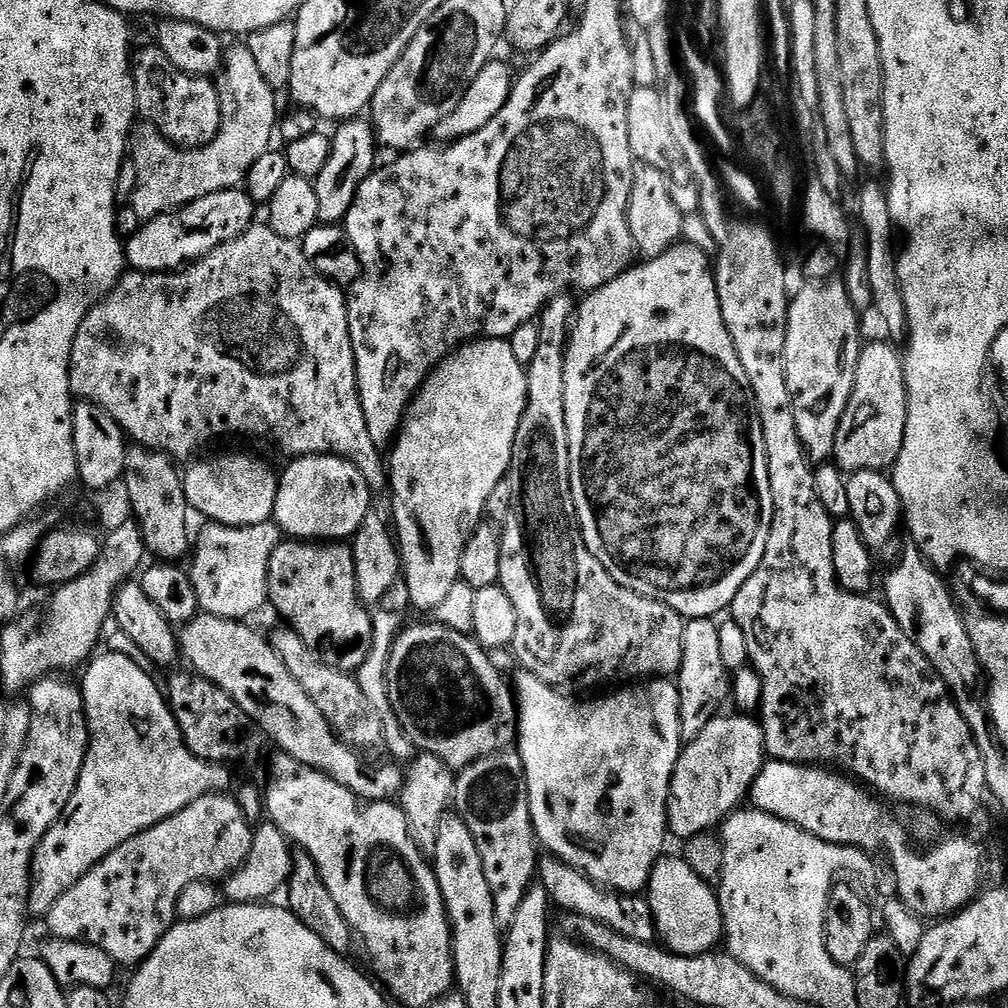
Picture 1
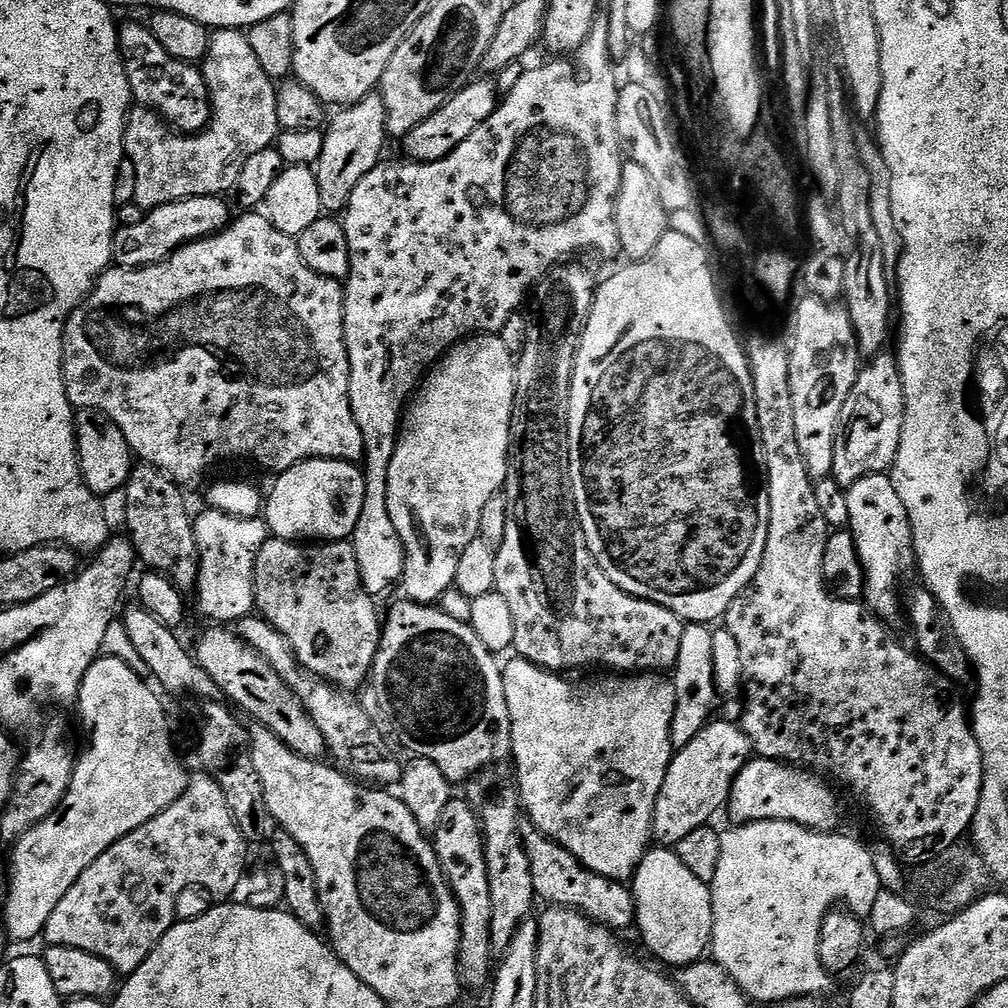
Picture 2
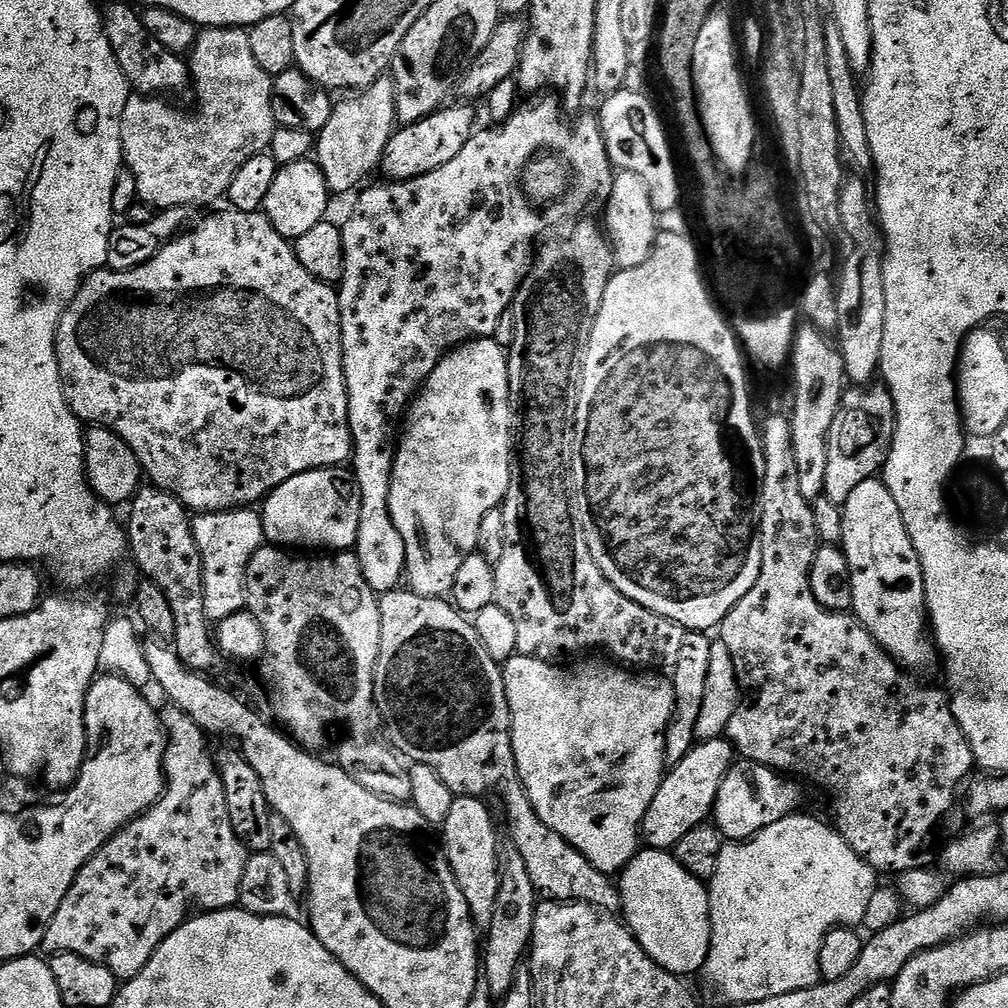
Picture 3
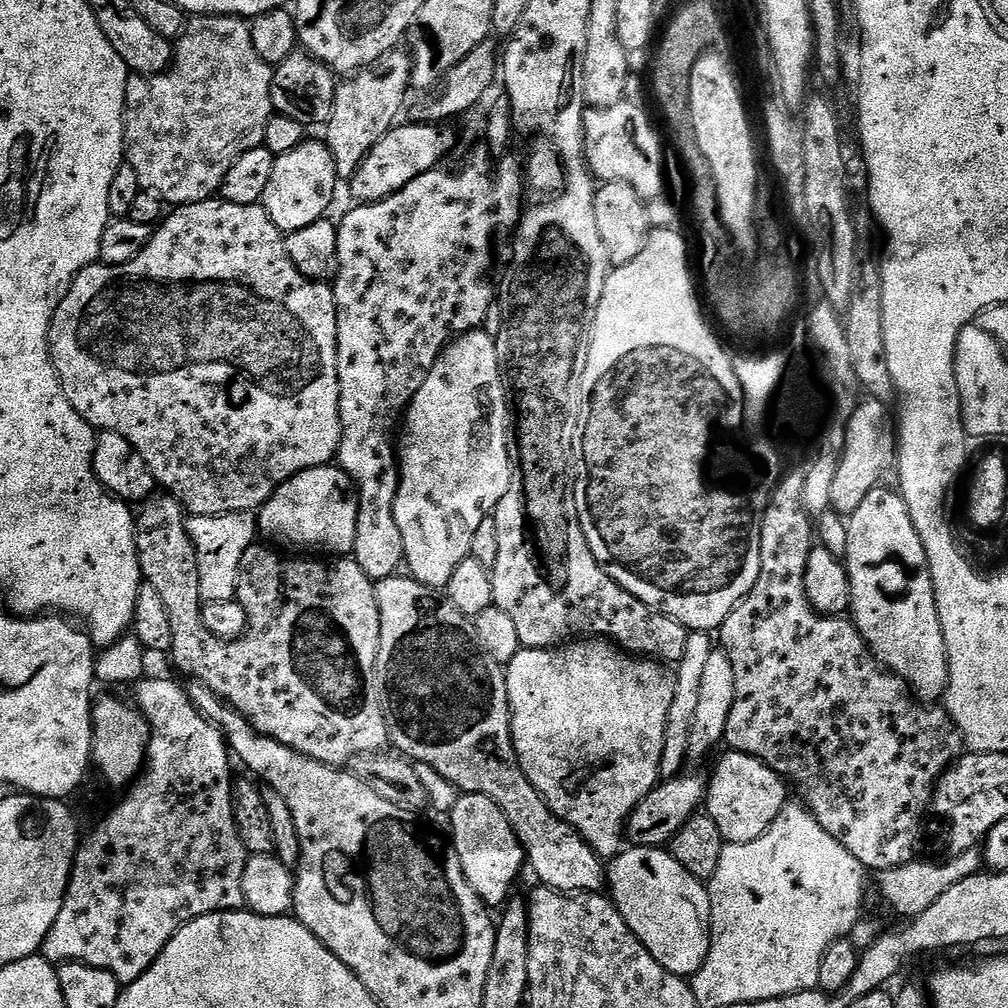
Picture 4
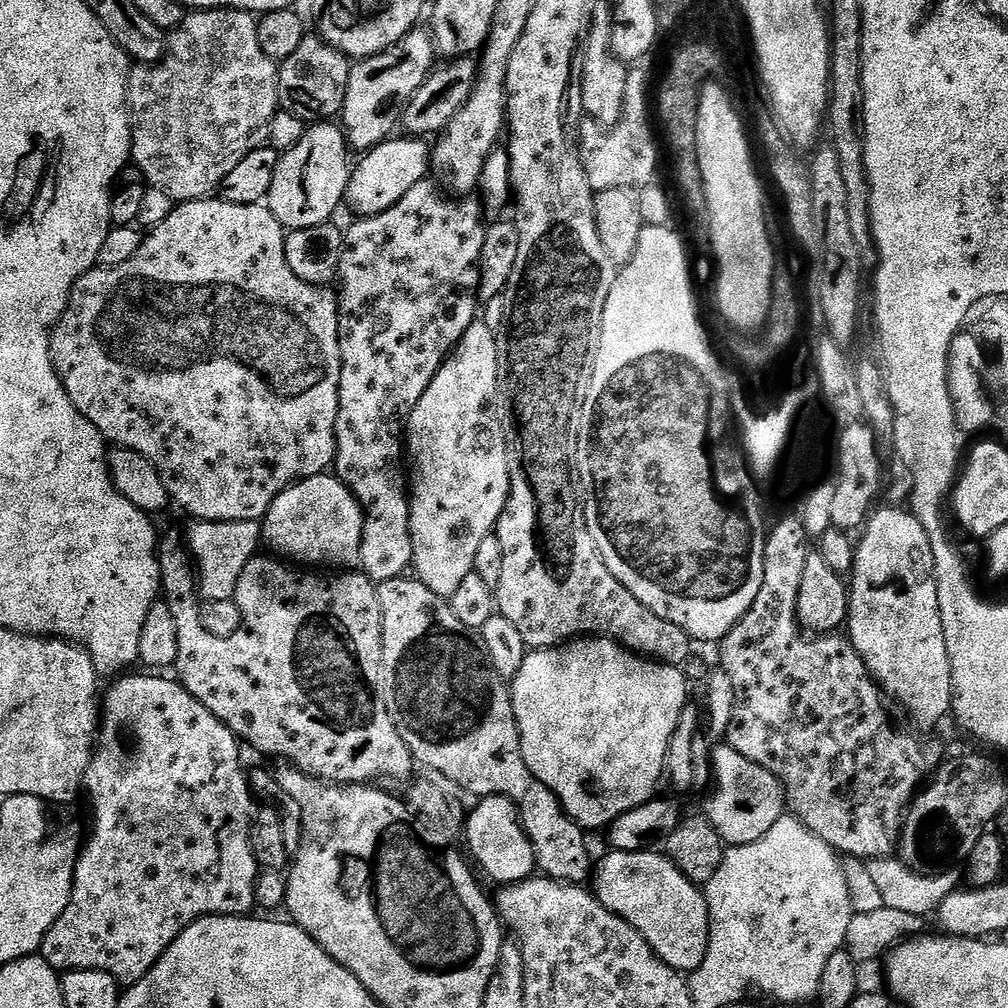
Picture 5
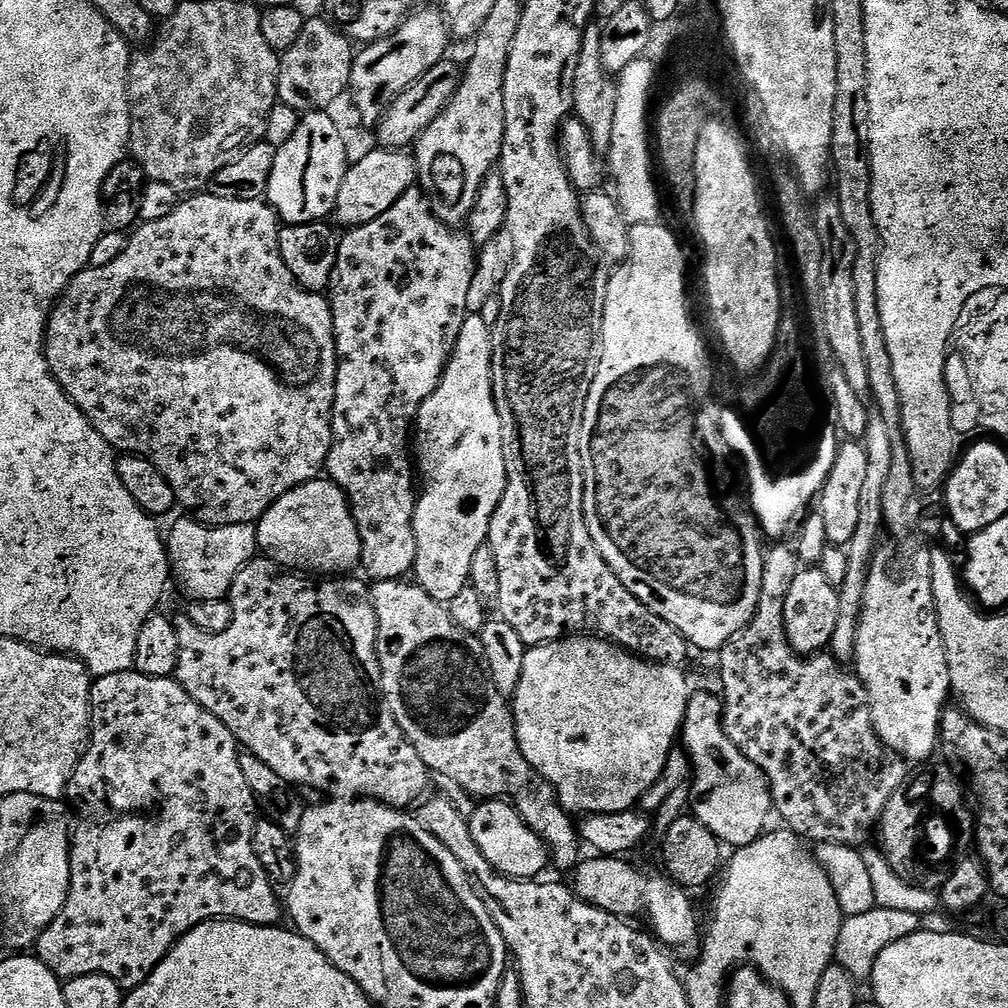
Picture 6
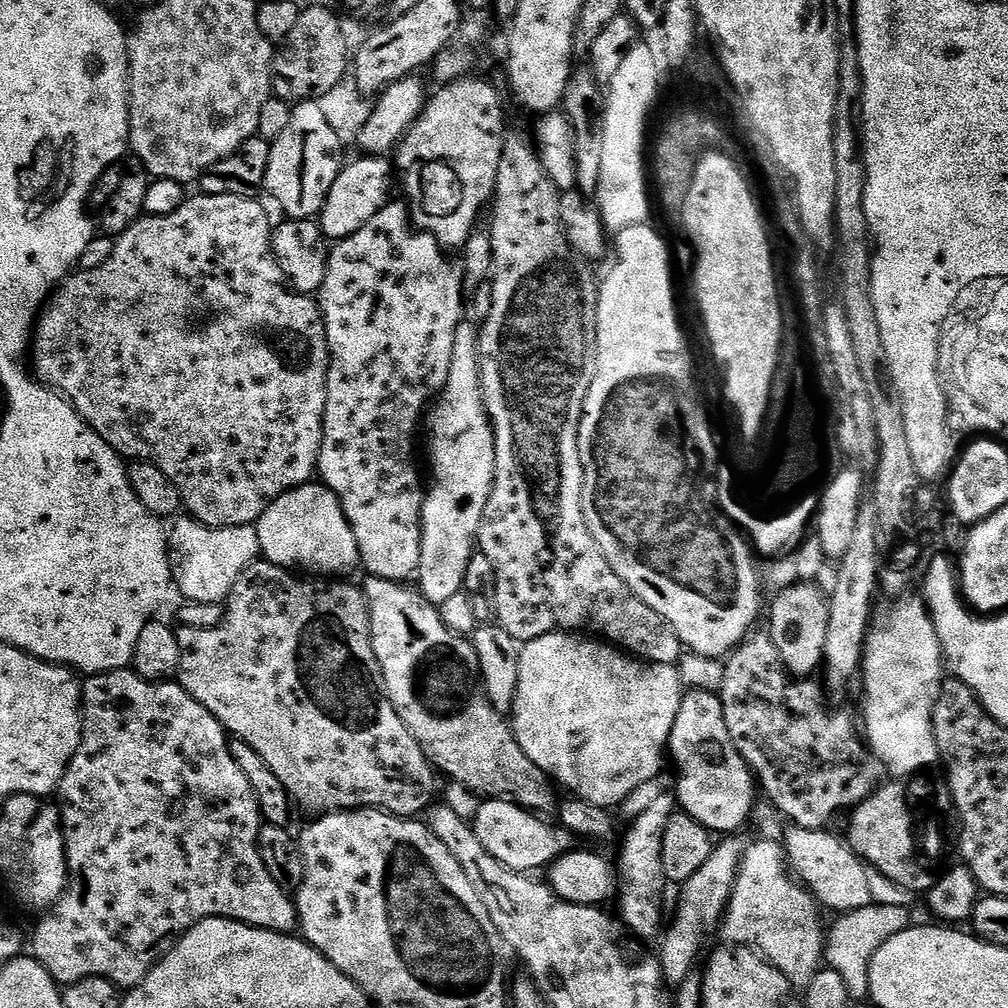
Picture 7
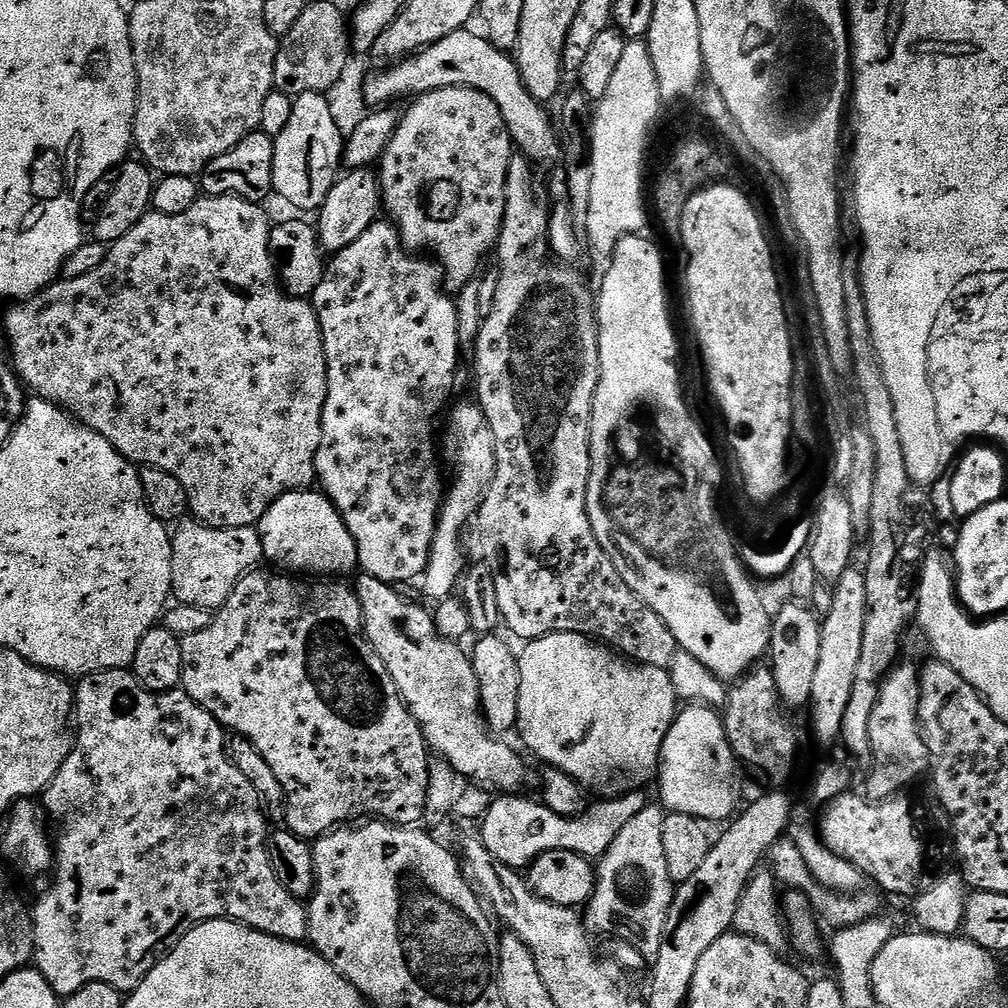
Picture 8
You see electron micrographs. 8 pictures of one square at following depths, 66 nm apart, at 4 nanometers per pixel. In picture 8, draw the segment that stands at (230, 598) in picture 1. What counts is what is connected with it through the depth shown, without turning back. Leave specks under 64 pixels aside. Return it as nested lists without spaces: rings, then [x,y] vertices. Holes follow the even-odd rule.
[[[184,522],[175,529],[172,536],[172,596],[182,604],[199,604],[201,608],[211,609],[212,604],[223,606],[234,586],[247,572],[257,567],[256,563],[264,560],[264,551],[260,533],[255,527],[250,528],[210,528],[199,522]]]

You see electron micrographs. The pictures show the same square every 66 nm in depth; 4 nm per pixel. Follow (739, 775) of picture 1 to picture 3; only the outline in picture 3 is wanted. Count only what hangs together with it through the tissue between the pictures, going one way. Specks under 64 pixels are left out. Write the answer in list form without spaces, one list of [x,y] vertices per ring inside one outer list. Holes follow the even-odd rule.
[[[719,738],[697,743],[681,761],[671,765],[658,786],[658,794],[654,794],[654,802],[650,802],[644,815],[643,843],[649,848],[672,850],[685,834],[694,830],[694,826],[705,823],[713,815],[718,790],[733,763],[731,740]]]

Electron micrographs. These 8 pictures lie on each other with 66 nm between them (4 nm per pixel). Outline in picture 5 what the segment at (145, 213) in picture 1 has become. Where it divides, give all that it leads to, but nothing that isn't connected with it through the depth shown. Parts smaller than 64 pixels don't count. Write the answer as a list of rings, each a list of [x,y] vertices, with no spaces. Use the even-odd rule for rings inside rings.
[[[201,8],[189,11],[183,22],[172,29],[167,37],[166,51],[162,59],[157,64],[133,67],[128,73],[128,119],[132,126],[131,163],[134,168],[136,164],[137,170],[145,176],[143,179],[151,187],[164,191],[172,201],[203,200],[211,197],[219,189],[222,178],[226,178],[226,174],[230,174],[230,170],[234,170],[234,166],[238,166],[238,162],[242,162],[246,154],[268,144],[270,118],[274,118],[280,103],[276,85],[278,64],[277,61],[266,58],[266,54],[262,54],[262,46],[258,43],[256,22],[257,17],[253,13],[243,12],[237,8]]]

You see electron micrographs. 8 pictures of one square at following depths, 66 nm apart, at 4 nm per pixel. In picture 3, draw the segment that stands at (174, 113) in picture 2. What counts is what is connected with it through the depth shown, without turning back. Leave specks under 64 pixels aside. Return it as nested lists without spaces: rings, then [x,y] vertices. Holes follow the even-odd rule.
[[[108,4],[103,5],[102,19],[104,21],[104,33],[114,50],[114,58],[118,58],[118,66],[122,66],[122,74],[126,74],[129,85],[137,93],[145,96],[160,96],[168,94],[164,92],[180,92],[190,84],[190,73],[188,71],[188,60],[181,53],[166,50],[150,30],[146,30],[144,21],[139,11],[135,12],[128,4]]]

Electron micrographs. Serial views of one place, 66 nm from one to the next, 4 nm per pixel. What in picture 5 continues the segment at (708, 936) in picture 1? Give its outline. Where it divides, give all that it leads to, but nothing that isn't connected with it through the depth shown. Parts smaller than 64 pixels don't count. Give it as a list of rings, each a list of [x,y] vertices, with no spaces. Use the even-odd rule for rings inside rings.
[[[645,850],[642,852],[605,851],[605,856],[595,861],[594,871],[590,877],[591,891],[602,902],[606,910],[618,914],[630,926],[634,926],[646,938],[646,942],[675,972],[690,974],[702,966],[708,949],[708,903],[703,891],[692,884],[674,866],[674,862],[660,850]]]

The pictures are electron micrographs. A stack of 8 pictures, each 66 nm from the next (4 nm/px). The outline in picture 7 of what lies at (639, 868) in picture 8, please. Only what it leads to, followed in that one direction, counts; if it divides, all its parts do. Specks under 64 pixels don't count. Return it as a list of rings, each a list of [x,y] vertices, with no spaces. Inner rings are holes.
[[[671,791],[658,797],[637,818],[627,825],[628,833],[619,841],[620,861],[615,861],[614,875],[618,881],[620,916],[624,924],[636,936],[648,940],[660,928],[660,907],[664,904],[666,881],[662,870],[662,834],[666,834],[666,822],[678,810],[678,801]]]

